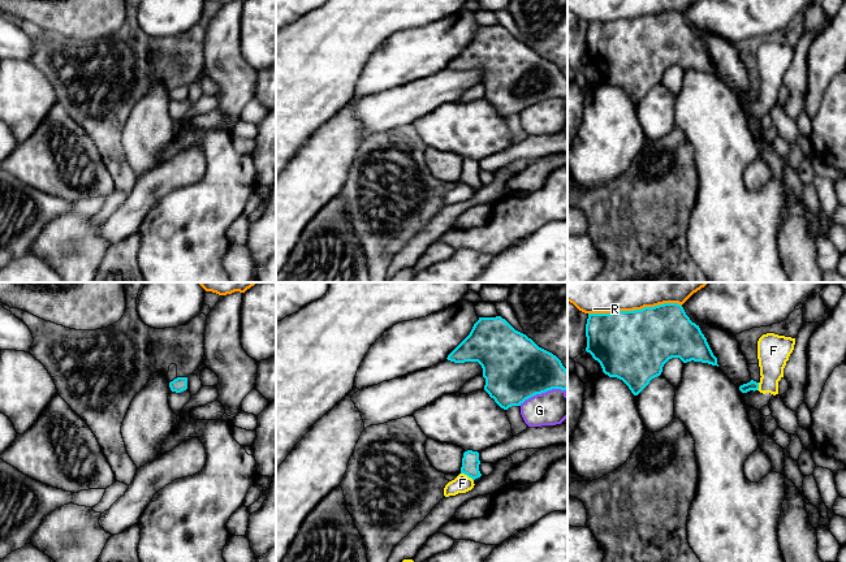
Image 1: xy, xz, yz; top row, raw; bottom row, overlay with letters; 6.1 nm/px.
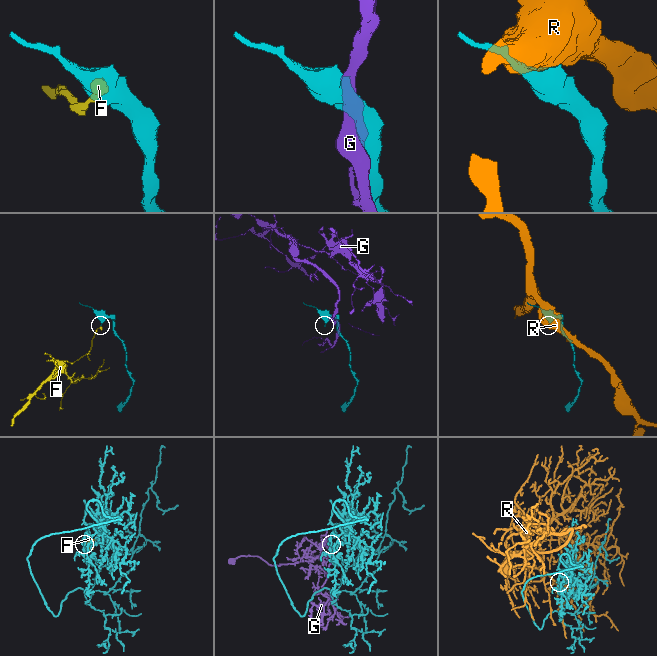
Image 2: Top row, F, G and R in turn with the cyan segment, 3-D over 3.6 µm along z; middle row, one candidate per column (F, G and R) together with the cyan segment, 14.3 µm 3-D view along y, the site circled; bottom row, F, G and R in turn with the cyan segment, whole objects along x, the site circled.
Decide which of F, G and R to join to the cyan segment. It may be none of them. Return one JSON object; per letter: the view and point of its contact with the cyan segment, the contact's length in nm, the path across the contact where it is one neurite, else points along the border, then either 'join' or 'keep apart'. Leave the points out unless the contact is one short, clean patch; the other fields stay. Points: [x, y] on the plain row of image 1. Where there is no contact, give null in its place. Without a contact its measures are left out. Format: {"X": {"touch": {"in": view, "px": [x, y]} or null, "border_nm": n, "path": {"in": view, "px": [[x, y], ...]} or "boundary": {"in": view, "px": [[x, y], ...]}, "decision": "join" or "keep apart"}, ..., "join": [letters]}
{"F": {"touch": {"in": "xz", "px": [467, 184]}, "border_nm": 90, "boundary": {"in": "xz", "px": [[461, 181], [473, 189]]}, "decision": "keep apart"}, "G": {"touch": {"in": "xz", "px": [542, 100]}, "border_nm": 300, "decision": "keep apart"}, "R": {"touch": {"in": "yz", "px": [634, 18]}, "border_nm": 600, "decision": "keep apart"}, "join": []}

